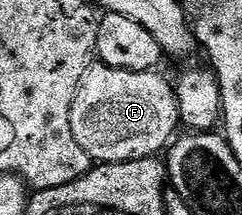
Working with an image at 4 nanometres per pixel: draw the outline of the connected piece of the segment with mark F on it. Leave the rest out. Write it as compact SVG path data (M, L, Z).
M101 62L93 66L80 78L80 86L76 90L76 98L72 102L70 121L72 134L76 142L87 154L91 161L98 164L115 164L129 160L148 159L157 157L175 139L180 128L178 119L178 99L174 93L174 84L161 76L161 71L133 72L120 70Z

